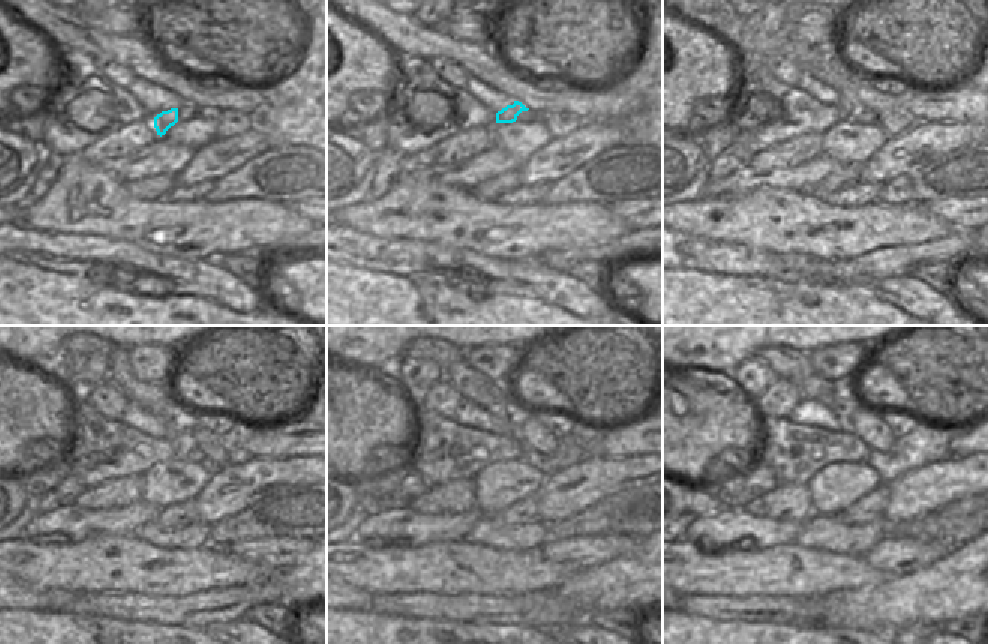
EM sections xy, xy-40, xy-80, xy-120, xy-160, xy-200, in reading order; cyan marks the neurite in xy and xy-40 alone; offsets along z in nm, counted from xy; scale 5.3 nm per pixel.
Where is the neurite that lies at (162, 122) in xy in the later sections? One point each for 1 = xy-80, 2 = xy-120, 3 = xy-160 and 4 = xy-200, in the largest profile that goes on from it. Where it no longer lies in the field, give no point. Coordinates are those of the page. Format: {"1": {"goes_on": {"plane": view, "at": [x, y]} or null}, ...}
{"1": {"goes_on": {"plane": "xy-80", "at": [847, 108]}}, "2": {"goes_on": {"plane": "xy-120", "at": [155, 398]}}, "3": {"goes_on": {"plane": "xy-160", "at": [494, 397]}}, "4": {"goes_on": {"plane": "xy-200", "at": [828, 394]}}}

